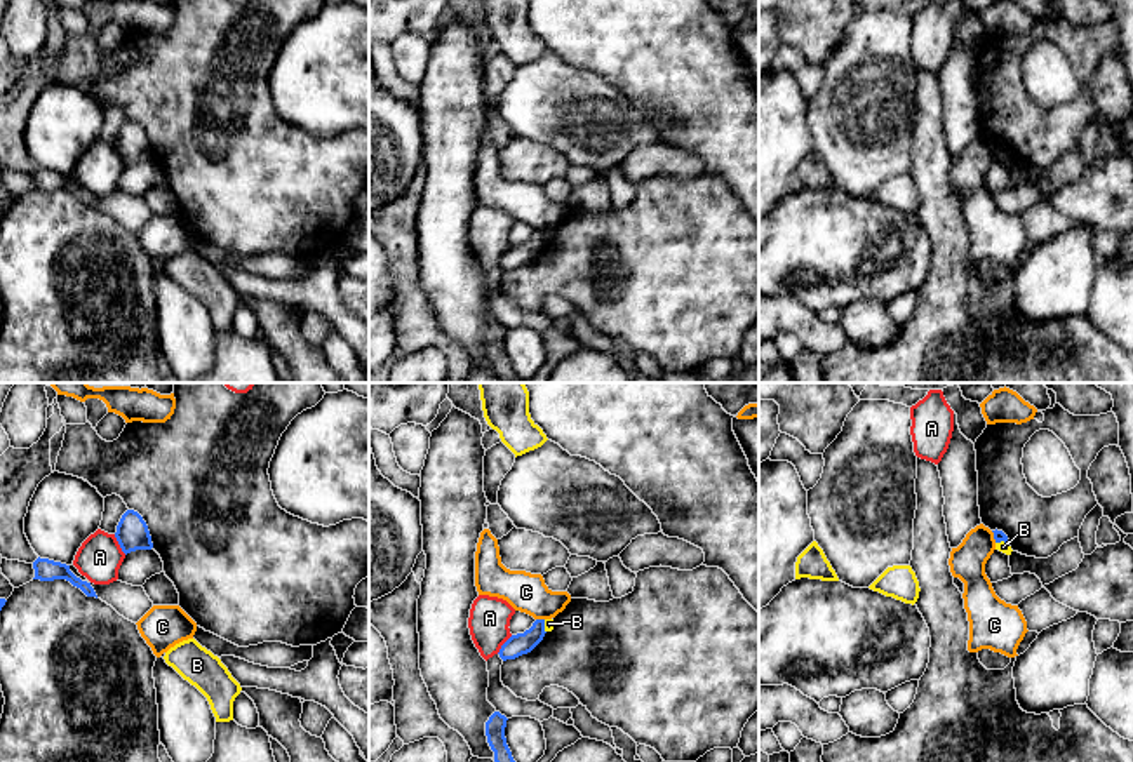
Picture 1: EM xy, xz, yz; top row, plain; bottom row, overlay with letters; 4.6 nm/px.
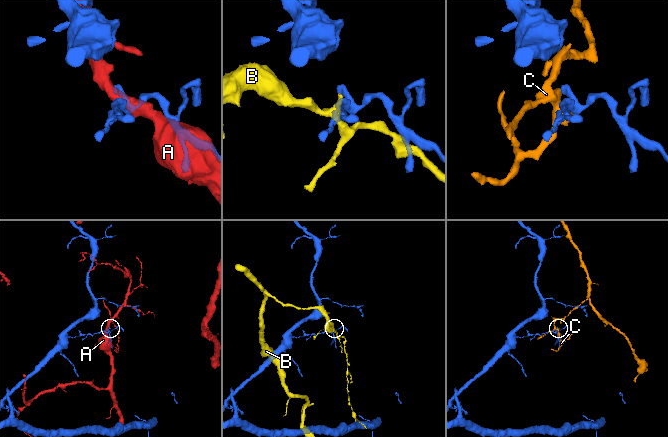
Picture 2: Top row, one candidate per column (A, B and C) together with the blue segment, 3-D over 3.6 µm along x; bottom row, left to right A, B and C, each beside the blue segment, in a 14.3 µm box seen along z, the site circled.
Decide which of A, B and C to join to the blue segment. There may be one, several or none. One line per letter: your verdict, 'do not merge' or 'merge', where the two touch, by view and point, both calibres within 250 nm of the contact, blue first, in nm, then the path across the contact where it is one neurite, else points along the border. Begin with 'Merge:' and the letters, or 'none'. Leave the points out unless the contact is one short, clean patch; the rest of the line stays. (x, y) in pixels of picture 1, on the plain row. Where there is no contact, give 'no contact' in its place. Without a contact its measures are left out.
Merge: none
A: do not merge; contact xy (119, 153); calibres 150 and 200 nm
B: do not merge; contact yz (1003, 150); calibres 50 and 50 nm; border yz (996, 152), (1008, 155)
C: do not merge; contact xz (540, 230); calibres 100 and 180 nm; border xz (536, 228), (543, 230)

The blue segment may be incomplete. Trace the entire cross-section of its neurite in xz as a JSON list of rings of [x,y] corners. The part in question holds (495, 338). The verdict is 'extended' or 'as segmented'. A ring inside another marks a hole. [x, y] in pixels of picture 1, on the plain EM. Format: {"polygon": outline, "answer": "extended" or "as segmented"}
{"polygon": [[[494,322],[486,332],[486,346],[491,360],[494,362],[494,372],[499,376],[503,383],[522,383],[517,372],[512,367],[512,362],[506,355],[505,338],[506,327],[499,322]]], "answer": "as segmented"}

